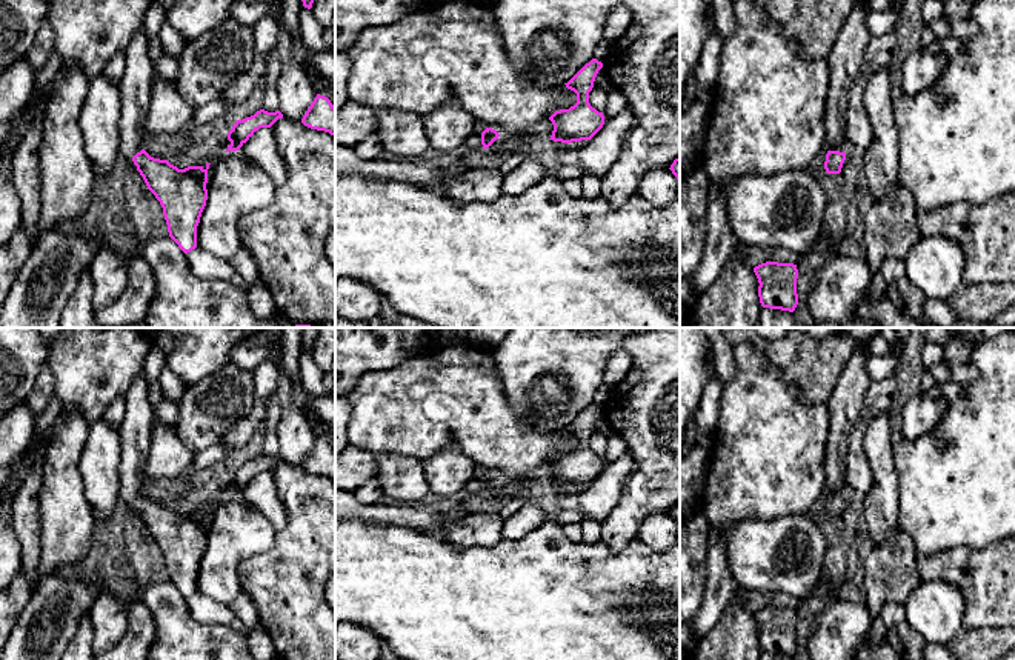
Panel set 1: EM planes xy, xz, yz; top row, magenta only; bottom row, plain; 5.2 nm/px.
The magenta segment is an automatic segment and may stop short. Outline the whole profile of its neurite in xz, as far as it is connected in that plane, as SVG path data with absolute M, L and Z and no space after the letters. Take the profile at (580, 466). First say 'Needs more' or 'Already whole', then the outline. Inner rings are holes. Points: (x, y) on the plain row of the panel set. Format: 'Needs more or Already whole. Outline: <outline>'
Already whole. Outline: M592 403L566 429L577 438L577 448L569 454L555 455L549 465L554 475L549 485L572 488L591 485L604 469L603 457L598 457L589 448L589 437L594 432L595 422L603 408Z

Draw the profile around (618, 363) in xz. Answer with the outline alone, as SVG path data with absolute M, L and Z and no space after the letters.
M623 349L615 351L606 362L603 383L609 386L620 383L629 372L631 366L631 355Z

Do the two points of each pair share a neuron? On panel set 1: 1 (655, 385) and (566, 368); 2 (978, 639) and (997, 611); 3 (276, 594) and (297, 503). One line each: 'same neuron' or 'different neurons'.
1: different neurons
2: different neurons
3: same neuron

